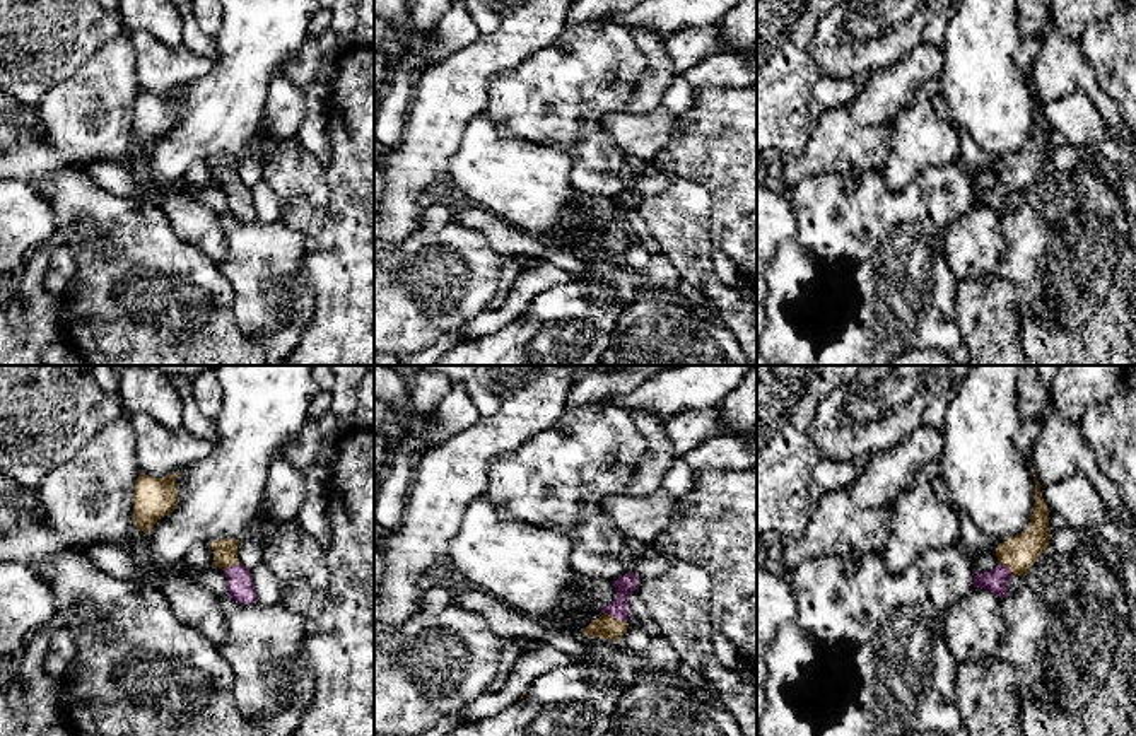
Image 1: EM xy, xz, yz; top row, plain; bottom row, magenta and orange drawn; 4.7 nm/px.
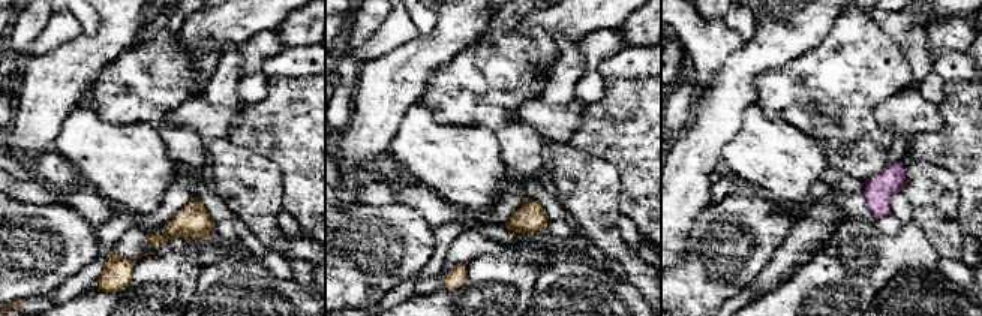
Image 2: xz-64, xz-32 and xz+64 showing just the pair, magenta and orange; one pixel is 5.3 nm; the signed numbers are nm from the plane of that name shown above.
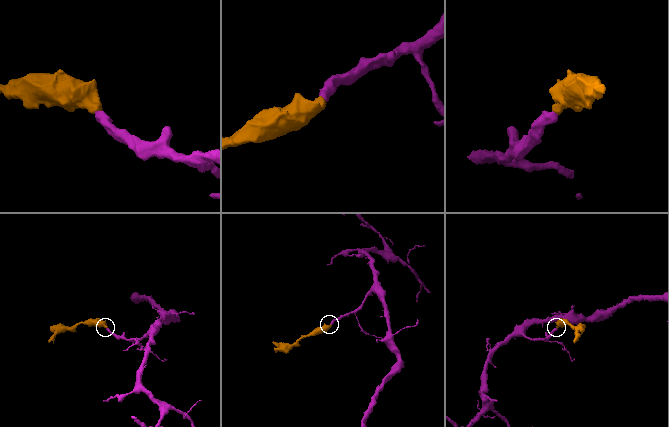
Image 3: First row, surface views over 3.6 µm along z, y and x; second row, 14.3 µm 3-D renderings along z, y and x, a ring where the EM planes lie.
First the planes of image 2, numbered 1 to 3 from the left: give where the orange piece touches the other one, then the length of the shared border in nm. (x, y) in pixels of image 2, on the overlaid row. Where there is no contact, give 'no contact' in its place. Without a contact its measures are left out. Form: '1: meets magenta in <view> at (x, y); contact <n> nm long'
1: no contact
2: no contact
3: no contact

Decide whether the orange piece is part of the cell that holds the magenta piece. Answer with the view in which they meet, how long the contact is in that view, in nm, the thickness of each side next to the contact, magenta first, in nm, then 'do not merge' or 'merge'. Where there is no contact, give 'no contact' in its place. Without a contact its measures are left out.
xz | 130 nm | 100/110 nm | merge

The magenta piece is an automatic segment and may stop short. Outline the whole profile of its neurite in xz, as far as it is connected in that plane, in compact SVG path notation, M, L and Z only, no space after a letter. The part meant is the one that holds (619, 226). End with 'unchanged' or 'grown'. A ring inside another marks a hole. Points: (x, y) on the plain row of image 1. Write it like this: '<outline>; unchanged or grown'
M634 190L613 198L617 215L603 224L603 232L593 237L583 251L588 254L601 254L610 258L620 258L629 246L629 212L637 208L639 195Z; grown

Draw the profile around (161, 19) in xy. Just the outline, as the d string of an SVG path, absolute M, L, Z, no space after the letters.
M120 0L126 31L145 31L167 46L183 43L183 17L173 0Z

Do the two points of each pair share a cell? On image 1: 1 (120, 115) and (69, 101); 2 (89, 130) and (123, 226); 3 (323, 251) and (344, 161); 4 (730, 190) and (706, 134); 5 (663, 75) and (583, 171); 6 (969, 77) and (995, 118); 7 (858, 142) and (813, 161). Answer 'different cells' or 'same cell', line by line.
1: same cell
2: different cells
3: same cell
4: same cell
5: different cells
6: same cell
7: same cell

